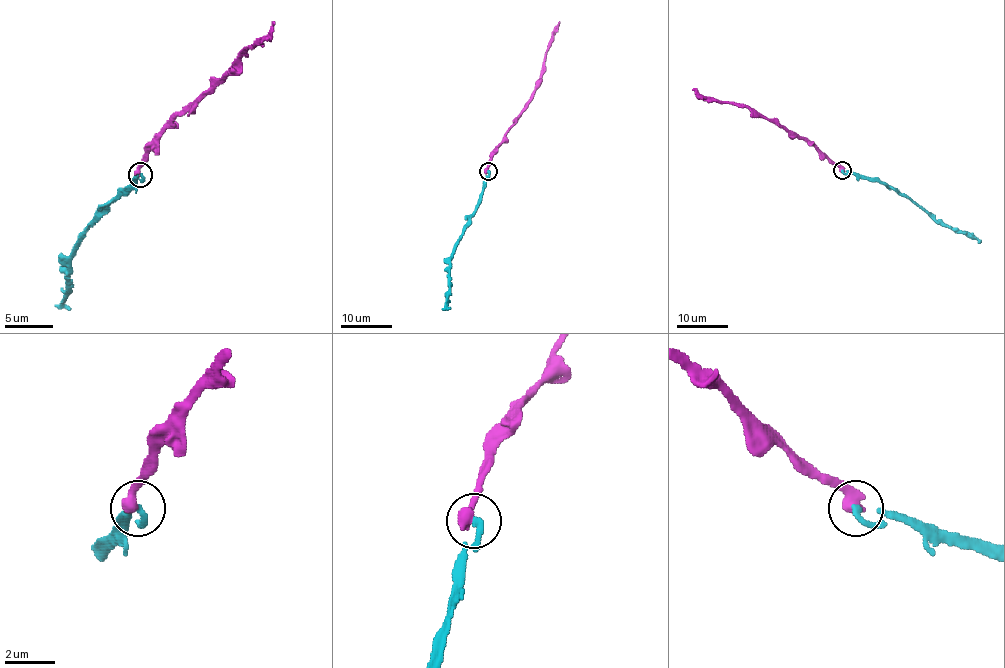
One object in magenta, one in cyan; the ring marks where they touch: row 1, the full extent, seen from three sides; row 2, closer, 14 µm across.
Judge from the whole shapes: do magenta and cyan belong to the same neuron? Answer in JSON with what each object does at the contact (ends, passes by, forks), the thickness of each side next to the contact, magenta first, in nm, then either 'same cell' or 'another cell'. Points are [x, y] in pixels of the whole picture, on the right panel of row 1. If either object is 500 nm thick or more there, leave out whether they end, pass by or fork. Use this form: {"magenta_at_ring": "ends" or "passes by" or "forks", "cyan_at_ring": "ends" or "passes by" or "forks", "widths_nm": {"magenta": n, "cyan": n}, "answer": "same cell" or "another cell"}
{"widths_nm": {"magenta": 550, "cyan": 240}, "answer": "same cell"}

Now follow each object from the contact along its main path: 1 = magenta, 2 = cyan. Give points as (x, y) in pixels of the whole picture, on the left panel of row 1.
1: (139, 174), (151, 145), (230, 68), (247, 46), (262, 39), (274, 22)
2: (141, 174), (141, 181), (136, 179), (81, 234), (69, 268), (64, 304), (71, 309)

